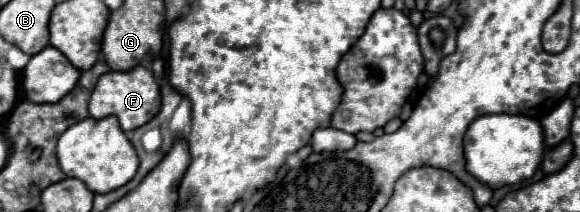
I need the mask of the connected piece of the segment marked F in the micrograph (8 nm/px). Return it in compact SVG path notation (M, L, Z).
M138 64L128 72L106 72L98 78L96 88L90 96L90 116L92 118L104 118L104 116L116 116L120 120L120 126L124 132L136 130L144 126L148 120L152 120L160 110L160 92L154 82L152 72Z

